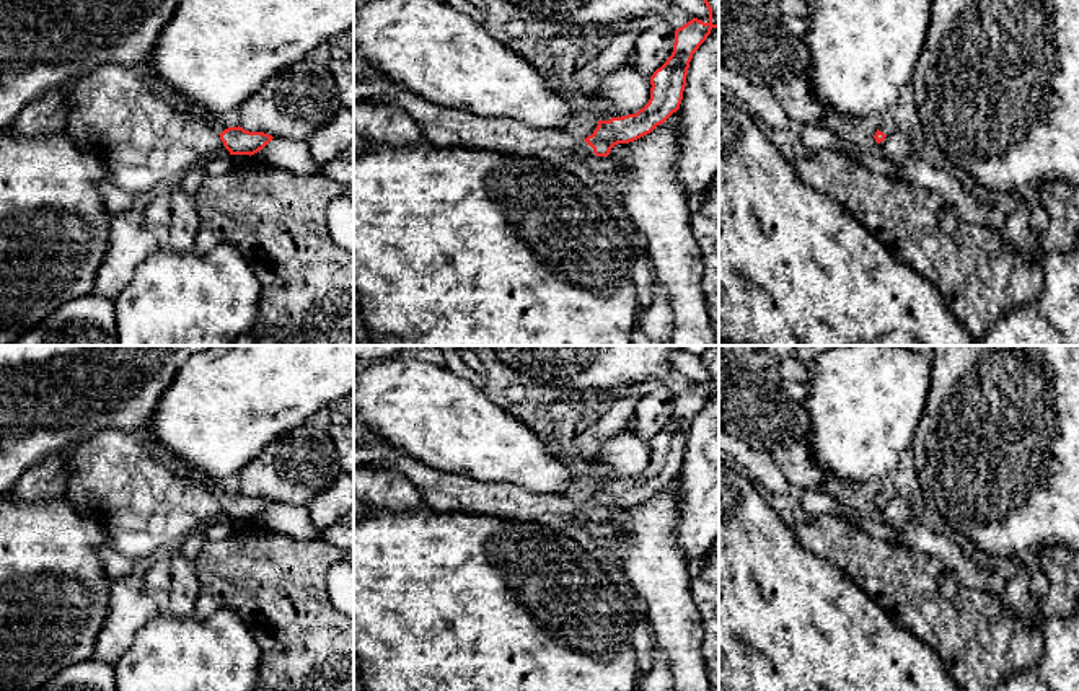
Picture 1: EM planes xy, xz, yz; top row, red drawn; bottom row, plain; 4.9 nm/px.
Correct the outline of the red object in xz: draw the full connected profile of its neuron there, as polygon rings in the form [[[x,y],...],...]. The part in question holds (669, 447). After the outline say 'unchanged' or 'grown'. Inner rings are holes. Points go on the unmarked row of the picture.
[[[711,346],[701,355],[701,362],[709,375],[709,386],[693,383],[675,396],[672,420],[650,442],[649,468],[636,479],[598,486],[593,499],[580,507],[579,520],[608,522],[614,510],[650,499],[680,474],[693,419],[707,404],[711,394],[719,393],[719,346]]]; grown

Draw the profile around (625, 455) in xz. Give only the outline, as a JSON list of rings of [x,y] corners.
[[[623,429],[610,437],[597,455],[597,460],[606,468],[606,474],[598,479],[598,486],[636,479],[649,468],[650,453],[650,443],[642,442],[636,432]]]

